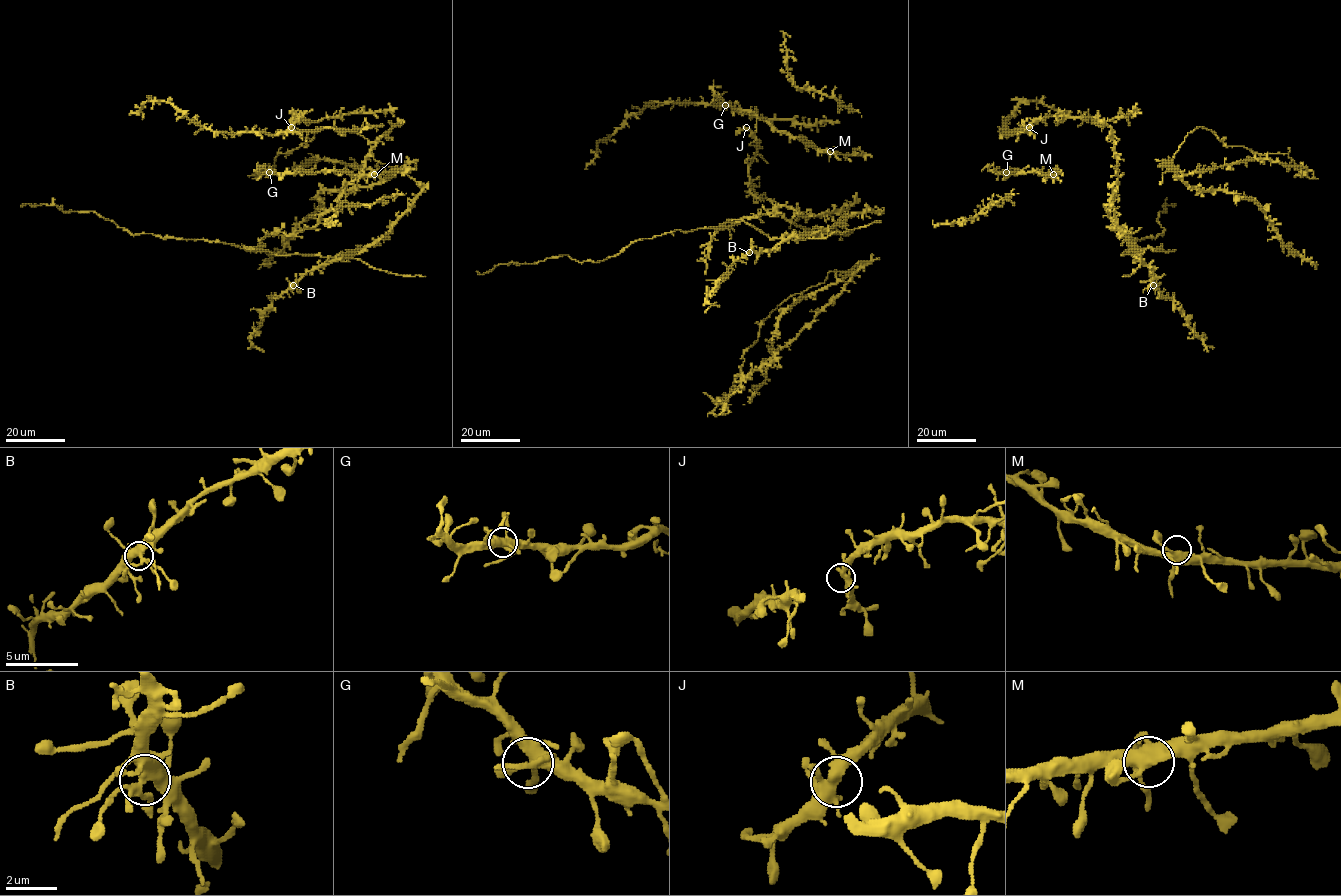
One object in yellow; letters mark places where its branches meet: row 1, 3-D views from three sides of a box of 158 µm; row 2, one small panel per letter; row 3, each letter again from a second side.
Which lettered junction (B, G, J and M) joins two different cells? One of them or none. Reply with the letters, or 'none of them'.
none of them

